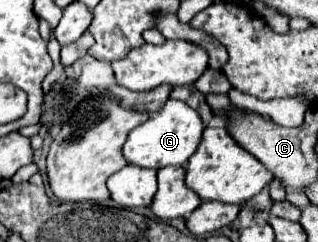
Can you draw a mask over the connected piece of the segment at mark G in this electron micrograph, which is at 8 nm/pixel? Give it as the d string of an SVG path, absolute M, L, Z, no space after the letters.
M168 100L158 114L152 114L144 124L134 128L128 134L128 140L122 148L122 154L128 164L142 168L164 168L164 166L182 166L198 148L204 132L204 124L196 110L180 100Z

